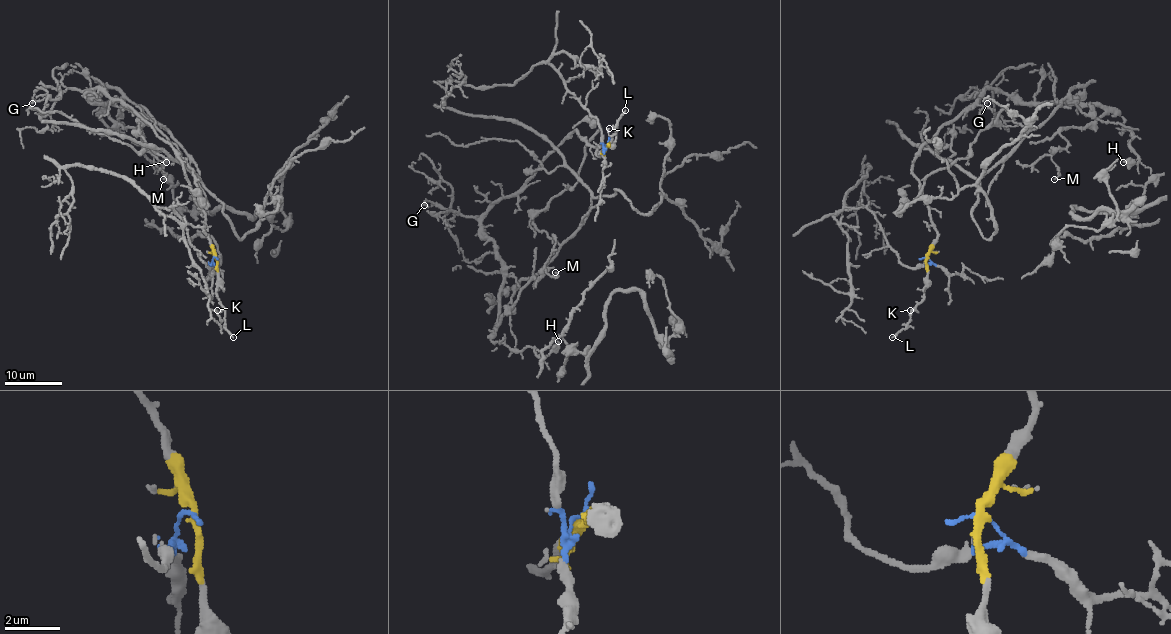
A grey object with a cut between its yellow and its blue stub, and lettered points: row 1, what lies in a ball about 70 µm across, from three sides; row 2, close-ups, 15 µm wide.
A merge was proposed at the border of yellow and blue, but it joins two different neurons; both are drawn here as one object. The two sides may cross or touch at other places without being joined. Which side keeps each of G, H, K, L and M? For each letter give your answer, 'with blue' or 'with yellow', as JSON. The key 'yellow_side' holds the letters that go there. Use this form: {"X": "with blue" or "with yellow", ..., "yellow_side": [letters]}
{"G": "with yellow", "H": "with yellow", "K": "with yellow", "L": "with yellow", "M": "with yellow", "yellow_side": ["G", "H", "K", "L", "M"]}

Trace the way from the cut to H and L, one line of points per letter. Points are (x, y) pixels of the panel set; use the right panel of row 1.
H: (925, 256), (937, 232), (912, 161), (987, 88), (1026, 102), (1114, 109), (1139, 160), (1123, 161)
L: (925, 256), (927, 288), (924, 297), (912, 311), (911, 320), (892, 337)

